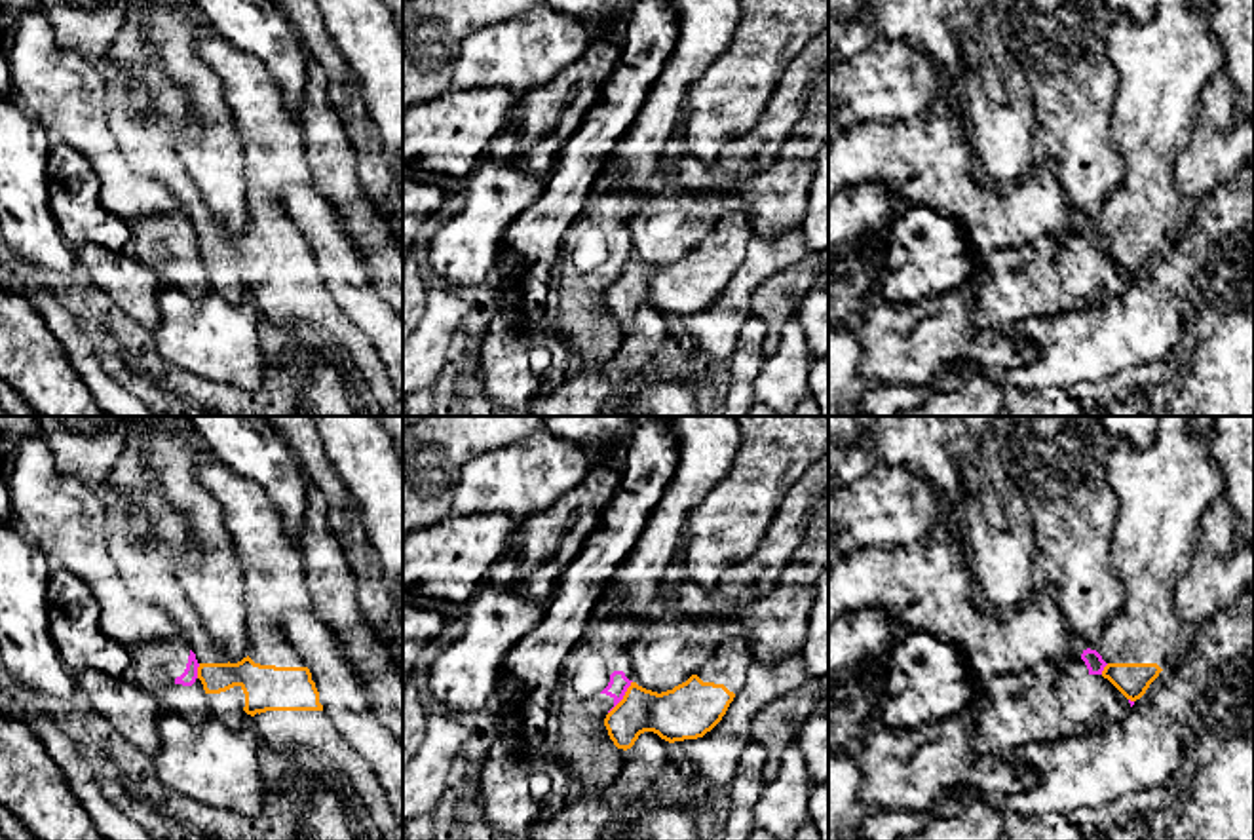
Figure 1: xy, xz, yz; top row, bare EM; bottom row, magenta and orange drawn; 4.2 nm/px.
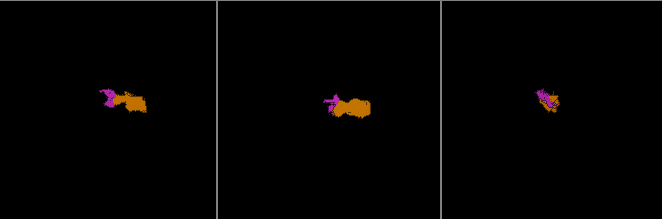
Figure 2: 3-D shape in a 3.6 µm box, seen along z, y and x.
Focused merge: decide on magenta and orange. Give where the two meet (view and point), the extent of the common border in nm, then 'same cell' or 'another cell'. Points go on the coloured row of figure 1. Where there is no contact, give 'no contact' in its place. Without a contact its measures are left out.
xz (622, 698) | 170 nm | another cell

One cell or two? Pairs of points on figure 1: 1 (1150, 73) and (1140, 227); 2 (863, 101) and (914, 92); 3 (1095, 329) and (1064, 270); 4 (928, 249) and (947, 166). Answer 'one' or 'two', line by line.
1: one
2: one
3: two
4: two

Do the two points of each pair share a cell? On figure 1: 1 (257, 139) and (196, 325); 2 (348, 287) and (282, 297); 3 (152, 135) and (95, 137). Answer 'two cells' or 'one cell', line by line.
1: two cells
2: two cells
3: two cells

